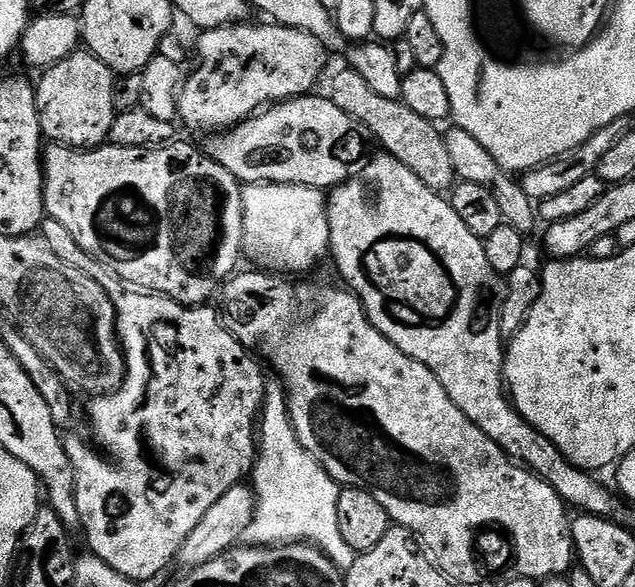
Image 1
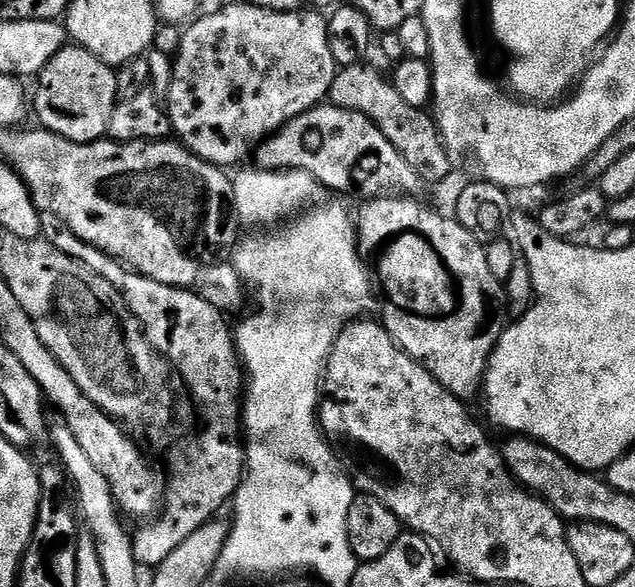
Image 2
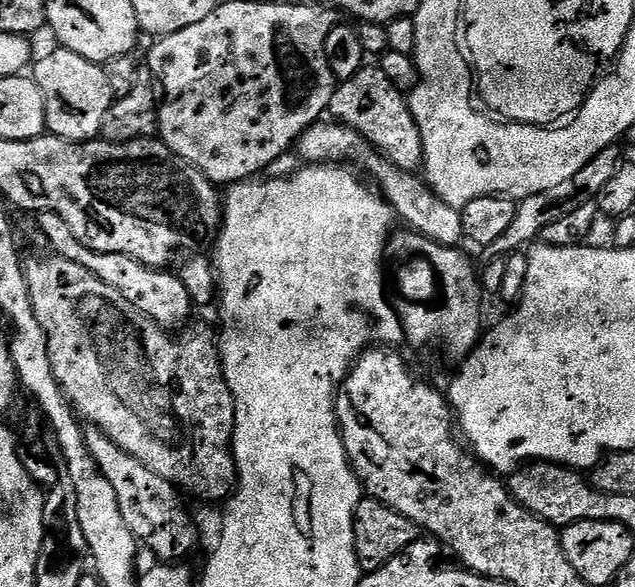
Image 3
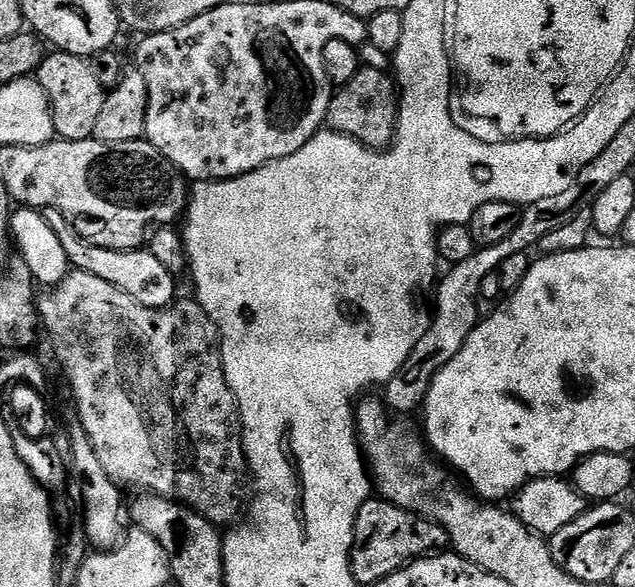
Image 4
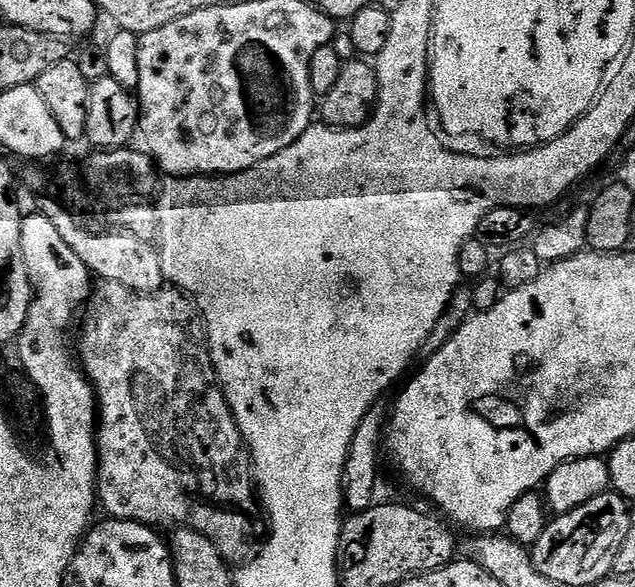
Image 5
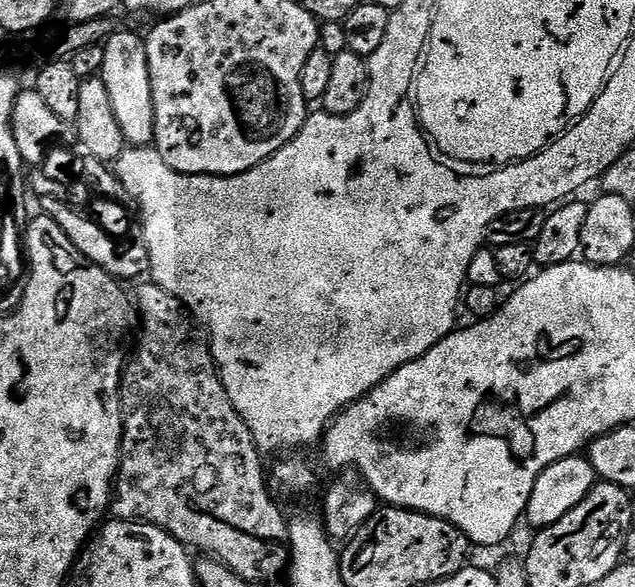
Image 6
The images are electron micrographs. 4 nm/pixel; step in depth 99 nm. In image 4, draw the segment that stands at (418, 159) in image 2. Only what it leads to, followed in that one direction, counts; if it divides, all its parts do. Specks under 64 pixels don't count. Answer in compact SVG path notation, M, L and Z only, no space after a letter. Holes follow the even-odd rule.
M361 67L350 82L339 85L328 100L326 124L333 132L349 136L373 150L383 150L392 143L396 132L396 110L398 107L398 88L392 84L388 72Z

